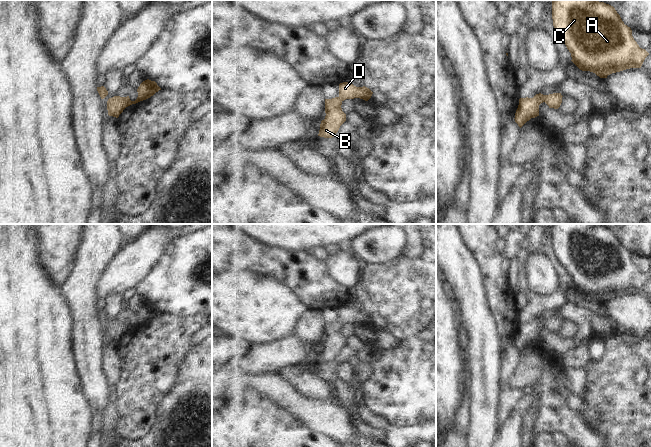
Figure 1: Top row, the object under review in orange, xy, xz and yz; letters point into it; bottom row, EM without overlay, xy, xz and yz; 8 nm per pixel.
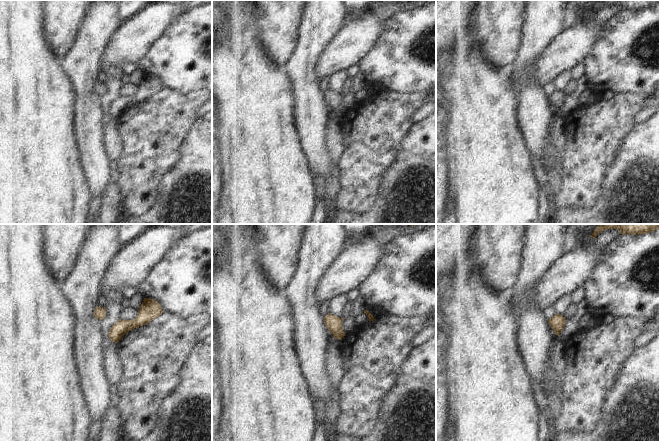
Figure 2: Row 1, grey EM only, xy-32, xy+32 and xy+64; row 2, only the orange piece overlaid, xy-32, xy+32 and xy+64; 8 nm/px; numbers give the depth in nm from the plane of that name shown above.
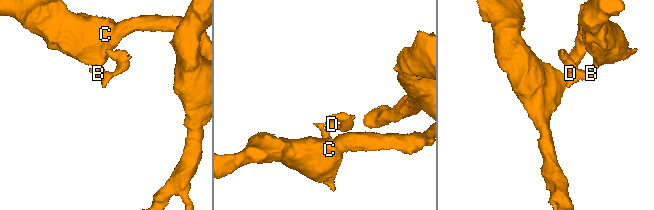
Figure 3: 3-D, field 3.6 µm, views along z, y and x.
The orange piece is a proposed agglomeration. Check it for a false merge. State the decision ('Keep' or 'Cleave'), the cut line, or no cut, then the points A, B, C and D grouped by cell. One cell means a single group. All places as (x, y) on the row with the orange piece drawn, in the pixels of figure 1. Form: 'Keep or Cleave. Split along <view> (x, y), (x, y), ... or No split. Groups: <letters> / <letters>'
Keep. No split. Groups: A B C D.

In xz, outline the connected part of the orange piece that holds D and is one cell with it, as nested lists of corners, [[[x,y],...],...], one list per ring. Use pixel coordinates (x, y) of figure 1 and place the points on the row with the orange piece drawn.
[[[348,82],[339,84],[339,96],[325,99],[325,119],[321,121],[318,136],[332,138],[338,132],[340,126],[346,121],[346,114],[342,111],[342,102],[346,99],[360,98],[368,101],[373,92],[363,86],[356,87]]]

